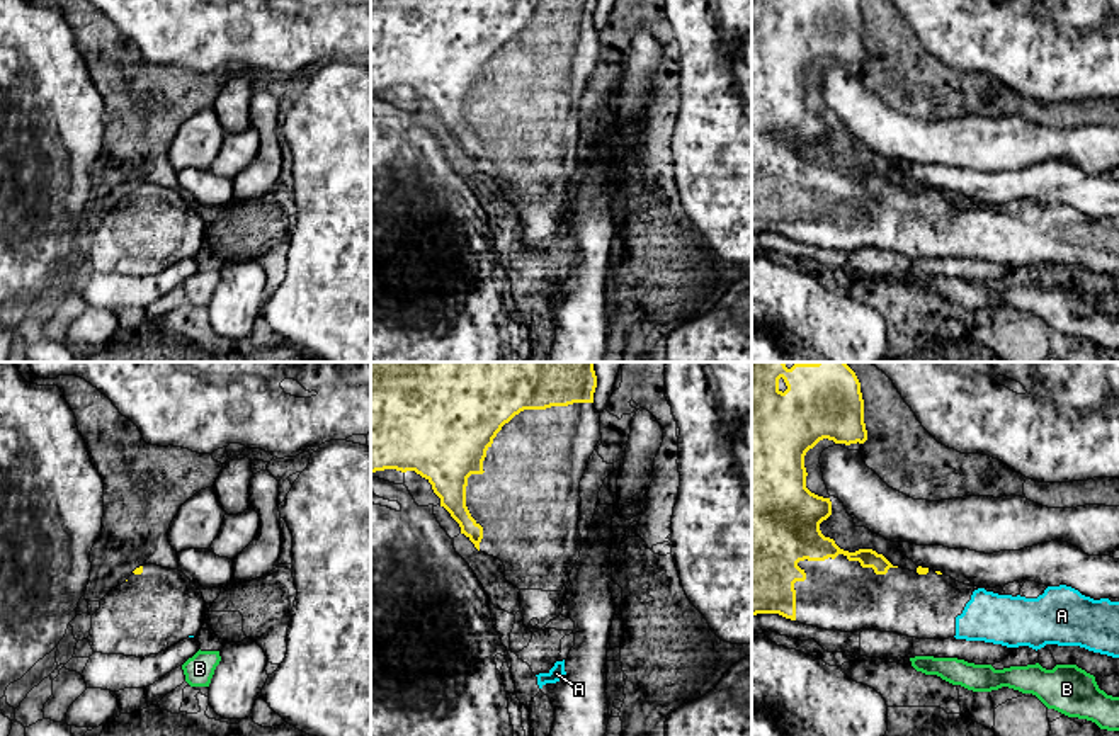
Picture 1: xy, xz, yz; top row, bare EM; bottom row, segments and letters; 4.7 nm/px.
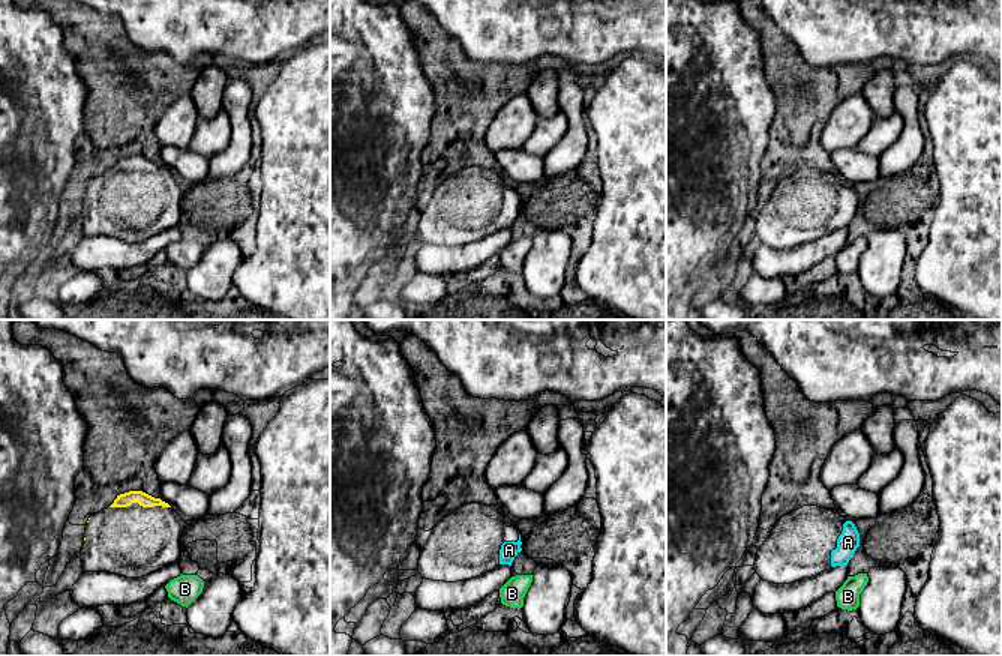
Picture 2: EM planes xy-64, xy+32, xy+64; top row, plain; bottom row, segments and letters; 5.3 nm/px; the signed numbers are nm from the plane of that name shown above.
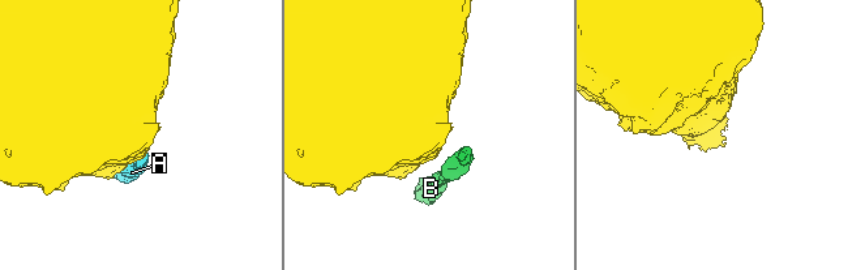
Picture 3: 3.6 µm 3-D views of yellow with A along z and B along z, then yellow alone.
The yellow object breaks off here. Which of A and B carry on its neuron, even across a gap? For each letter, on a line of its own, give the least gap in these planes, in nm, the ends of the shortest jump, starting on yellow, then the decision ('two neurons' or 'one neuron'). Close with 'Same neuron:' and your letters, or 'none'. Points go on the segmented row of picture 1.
A: gap 180 nm; span yz (941, 573), (973, 592); one neuron
B: gap 400 nm; span yz (919, 573), (919, 656); two neurons
Same neuron: A

